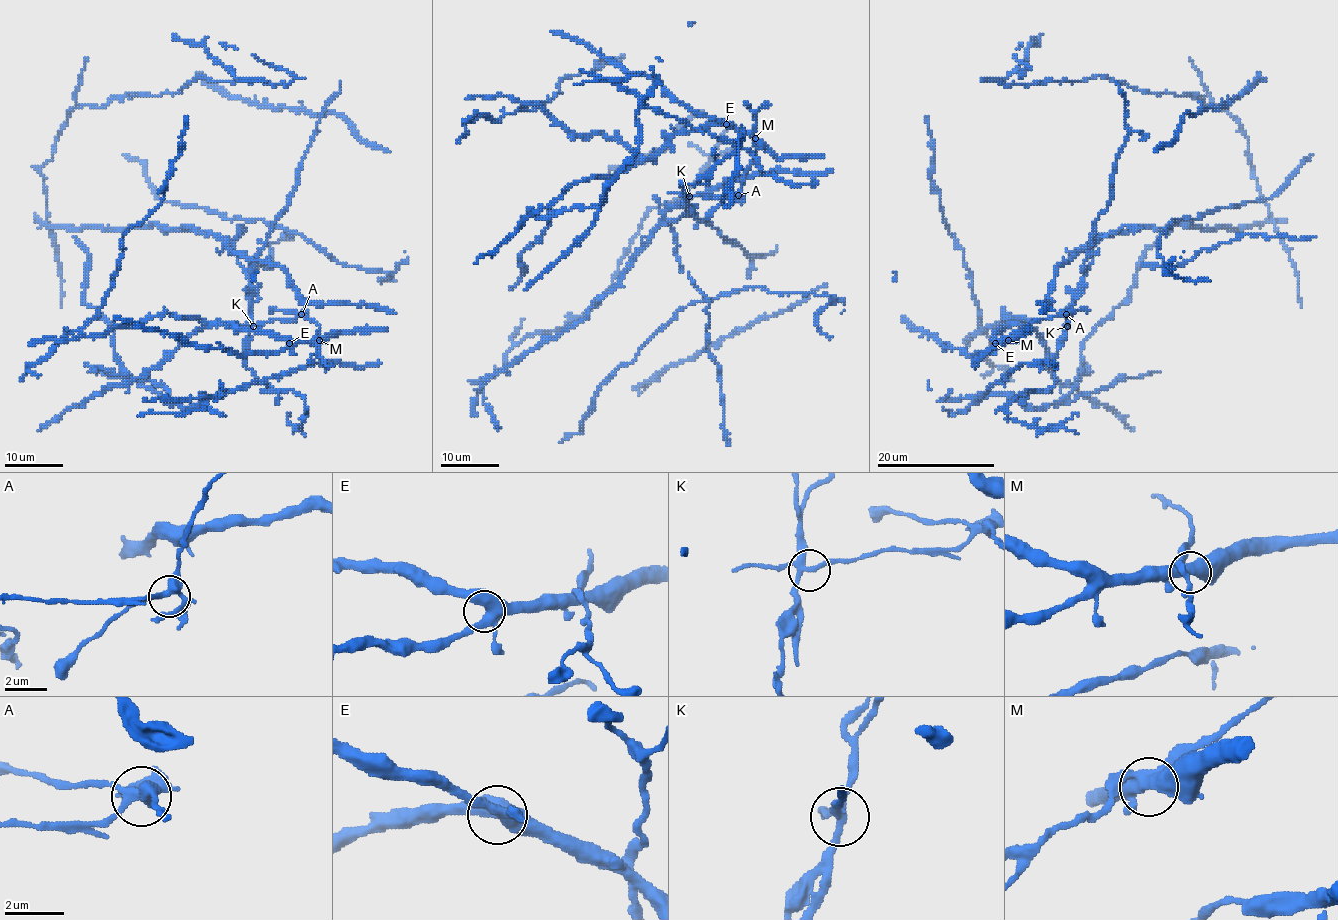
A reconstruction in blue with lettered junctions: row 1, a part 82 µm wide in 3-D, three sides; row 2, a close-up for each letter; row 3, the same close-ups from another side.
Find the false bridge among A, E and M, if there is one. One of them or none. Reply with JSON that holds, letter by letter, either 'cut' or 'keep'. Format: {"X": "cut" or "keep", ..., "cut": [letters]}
{"A": "cut", "E": "keep", "M": "keep", "cut": ["A"]}

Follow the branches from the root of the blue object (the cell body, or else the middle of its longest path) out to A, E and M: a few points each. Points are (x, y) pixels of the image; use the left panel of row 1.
A: (201, 232), (217, 233), (234, 249), (238, 264), (250, 281), (248, 301), (253, 324), (295, 320), (301, 314)
E: (201, 232), (217, 233), (234, 249), (250, 281), (253, 324), (304, 314), (319, 326), (314, 339), (289, 343)
M: (201, 232), (217, 233), (234, 249), (250, 281), (253, 324), (294, 320), (304, 314), (319, 326), (319, 340)

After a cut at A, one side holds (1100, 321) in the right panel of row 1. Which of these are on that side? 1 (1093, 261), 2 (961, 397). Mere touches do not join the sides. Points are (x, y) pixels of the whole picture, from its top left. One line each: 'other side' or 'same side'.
1: same side
2: other side

